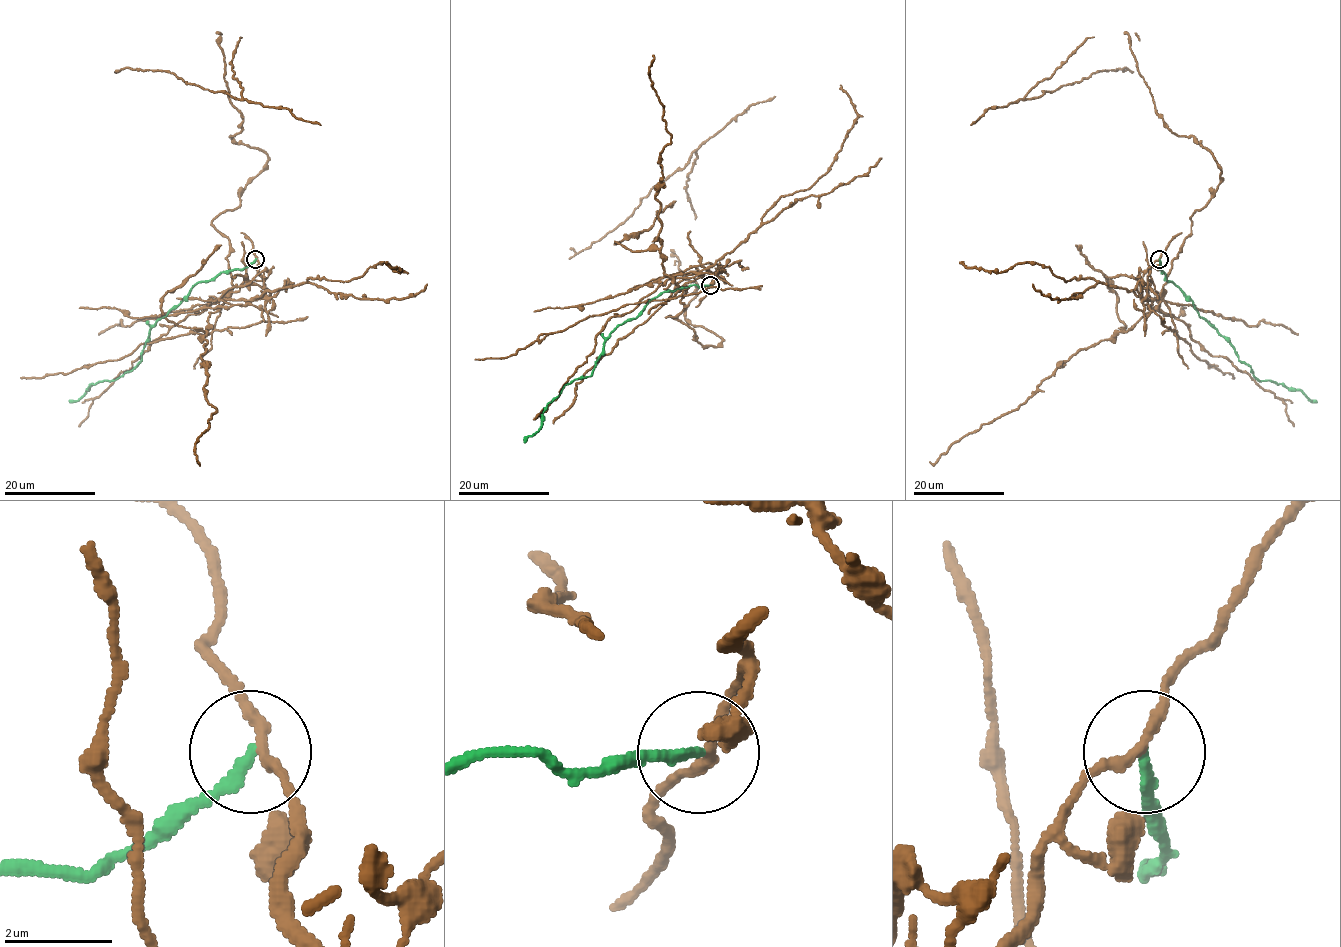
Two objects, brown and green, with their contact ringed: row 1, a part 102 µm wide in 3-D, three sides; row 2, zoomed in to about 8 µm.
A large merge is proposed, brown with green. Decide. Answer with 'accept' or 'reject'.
reject

